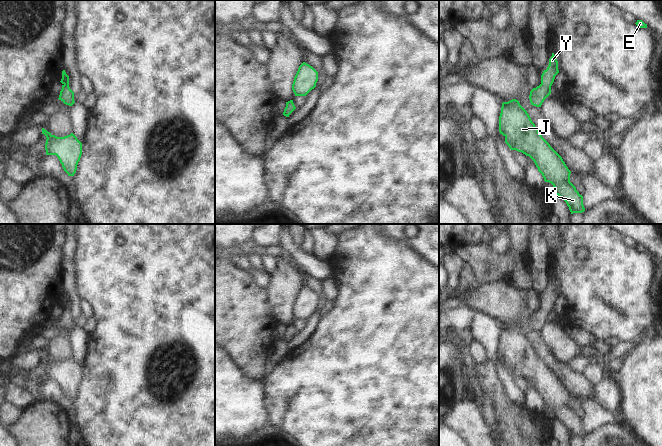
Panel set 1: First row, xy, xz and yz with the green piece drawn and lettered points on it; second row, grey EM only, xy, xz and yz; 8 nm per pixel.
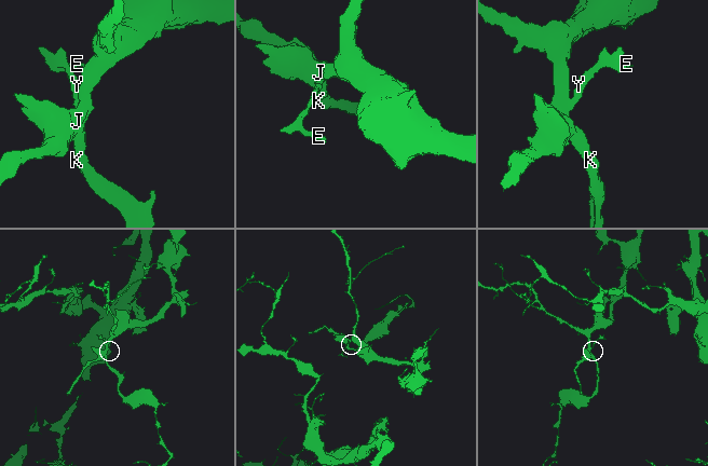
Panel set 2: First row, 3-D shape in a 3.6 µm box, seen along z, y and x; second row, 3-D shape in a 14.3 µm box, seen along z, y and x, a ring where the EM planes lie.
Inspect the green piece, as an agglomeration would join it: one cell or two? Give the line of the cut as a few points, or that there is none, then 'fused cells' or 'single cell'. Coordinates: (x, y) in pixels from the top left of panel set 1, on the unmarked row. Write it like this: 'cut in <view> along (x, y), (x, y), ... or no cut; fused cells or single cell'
no cut; single cell

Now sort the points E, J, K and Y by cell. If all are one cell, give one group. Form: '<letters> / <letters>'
E J K Y

